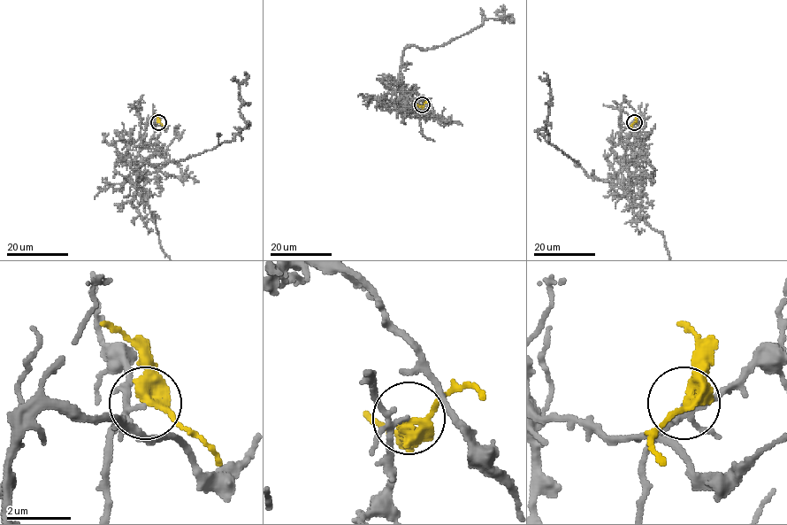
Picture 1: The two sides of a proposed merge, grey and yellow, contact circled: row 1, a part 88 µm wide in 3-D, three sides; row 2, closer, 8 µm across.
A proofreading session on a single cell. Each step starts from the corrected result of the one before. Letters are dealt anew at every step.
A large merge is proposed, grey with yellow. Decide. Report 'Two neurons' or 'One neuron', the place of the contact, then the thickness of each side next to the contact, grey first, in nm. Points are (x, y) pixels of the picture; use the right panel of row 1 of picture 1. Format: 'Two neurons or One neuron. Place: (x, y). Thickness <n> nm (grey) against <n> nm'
Two neurons. Place: (634, 122). Thickness 110 nm (grey) against 340 nm

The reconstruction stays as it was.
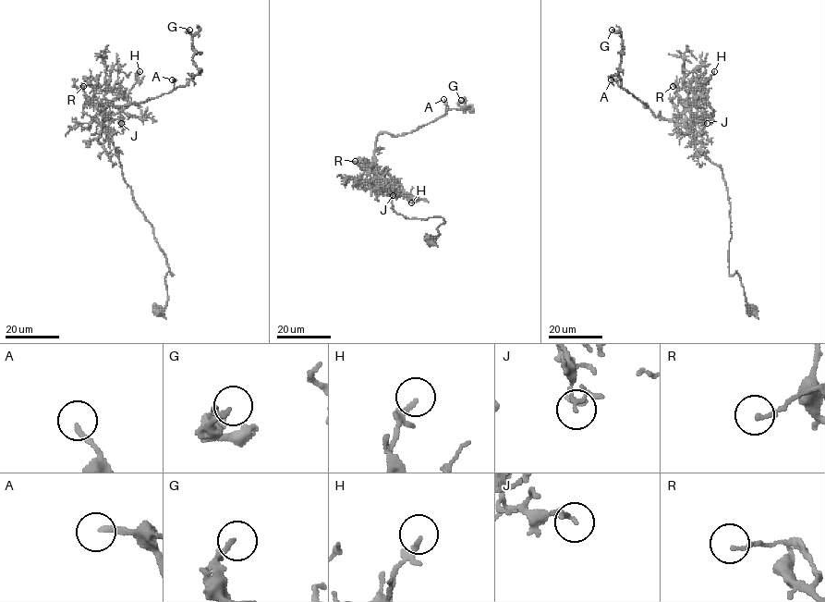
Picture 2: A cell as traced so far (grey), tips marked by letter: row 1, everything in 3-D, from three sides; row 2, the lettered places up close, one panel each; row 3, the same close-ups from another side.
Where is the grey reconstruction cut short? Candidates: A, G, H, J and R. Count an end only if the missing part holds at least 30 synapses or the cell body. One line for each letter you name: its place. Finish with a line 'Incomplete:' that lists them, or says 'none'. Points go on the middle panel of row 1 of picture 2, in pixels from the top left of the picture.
A: (443, 99)
Incomplete: A

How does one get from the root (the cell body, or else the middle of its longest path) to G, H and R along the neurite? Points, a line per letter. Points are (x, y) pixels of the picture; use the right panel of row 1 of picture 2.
G: (751, 311), (739, 275), (729, 275), (722, 171), (684, 128), (621, 86), (622, 37), (612, 30)
H: (751, 311), (739, 275), (729, 275), (730, 202), (722, 171), (677, 122), (714, 71)
R: (751, 311), (739, 275), (729, 275), (730, 202), (722, 171), (677, 123), (685, 102), (673, 86)

